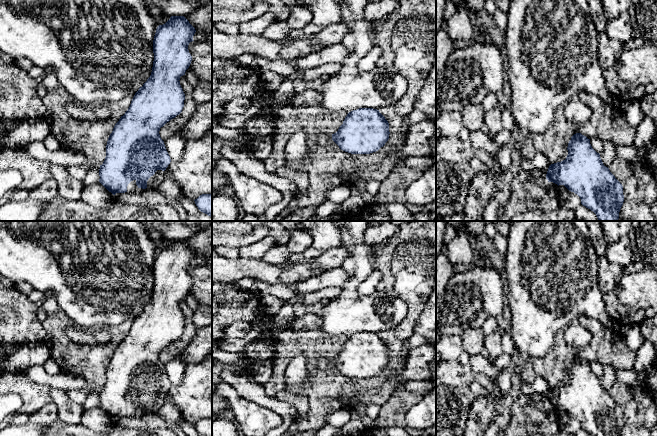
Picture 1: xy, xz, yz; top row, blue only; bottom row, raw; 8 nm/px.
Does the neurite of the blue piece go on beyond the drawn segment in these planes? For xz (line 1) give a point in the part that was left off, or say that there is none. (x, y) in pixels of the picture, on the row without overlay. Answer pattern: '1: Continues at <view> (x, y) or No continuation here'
1: No continuation here

